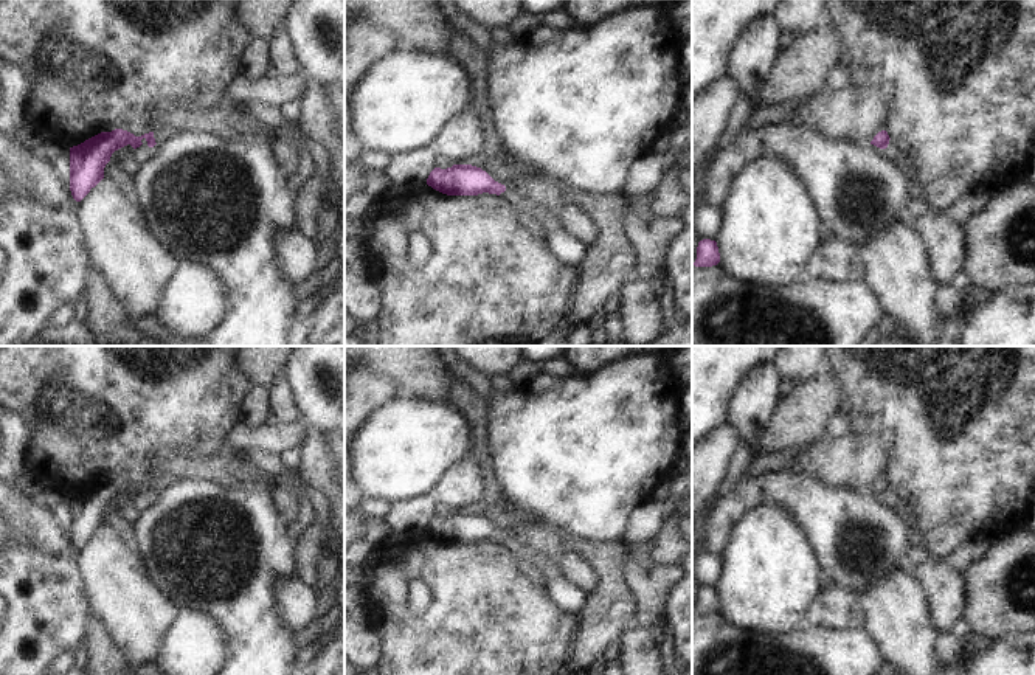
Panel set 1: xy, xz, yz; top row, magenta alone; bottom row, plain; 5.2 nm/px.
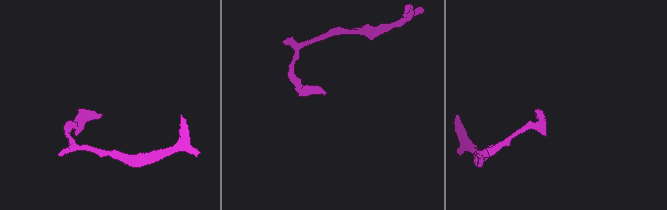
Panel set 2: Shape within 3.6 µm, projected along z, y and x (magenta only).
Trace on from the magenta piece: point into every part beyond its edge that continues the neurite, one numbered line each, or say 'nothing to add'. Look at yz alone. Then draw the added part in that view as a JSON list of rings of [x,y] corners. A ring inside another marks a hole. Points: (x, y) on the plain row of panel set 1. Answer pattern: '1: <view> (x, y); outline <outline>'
nothing to add

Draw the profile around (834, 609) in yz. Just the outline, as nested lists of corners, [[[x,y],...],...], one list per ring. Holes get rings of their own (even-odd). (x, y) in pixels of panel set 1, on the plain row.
[[[824,587],[805,611],[805,625],[824,630],[863,628],[864,622],[861,597],[838,587]]]

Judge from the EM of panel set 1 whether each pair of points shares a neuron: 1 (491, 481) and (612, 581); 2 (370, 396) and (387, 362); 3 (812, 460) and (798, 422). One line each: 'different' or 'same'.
1: same
2: different
3: different

